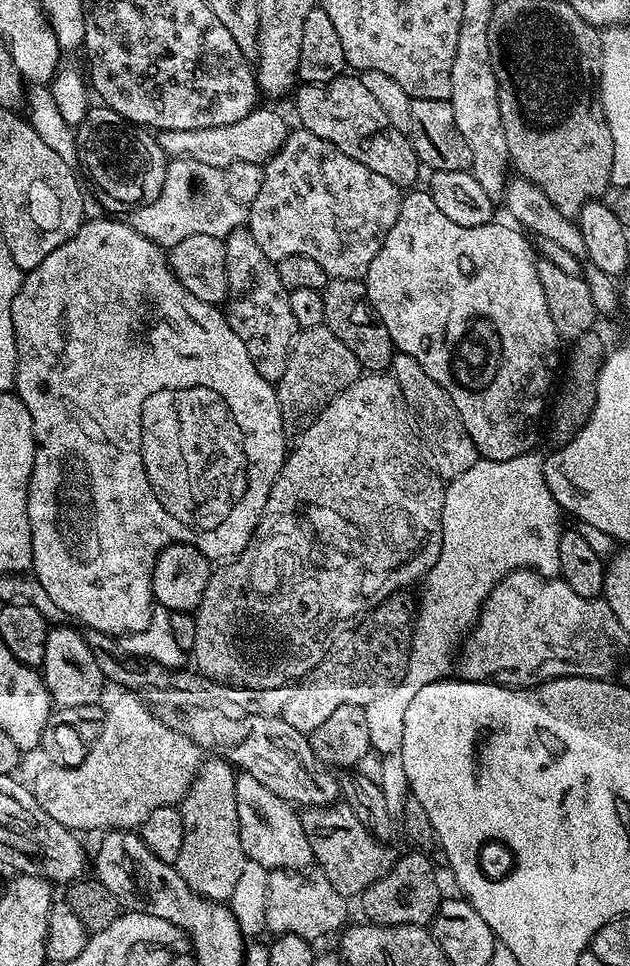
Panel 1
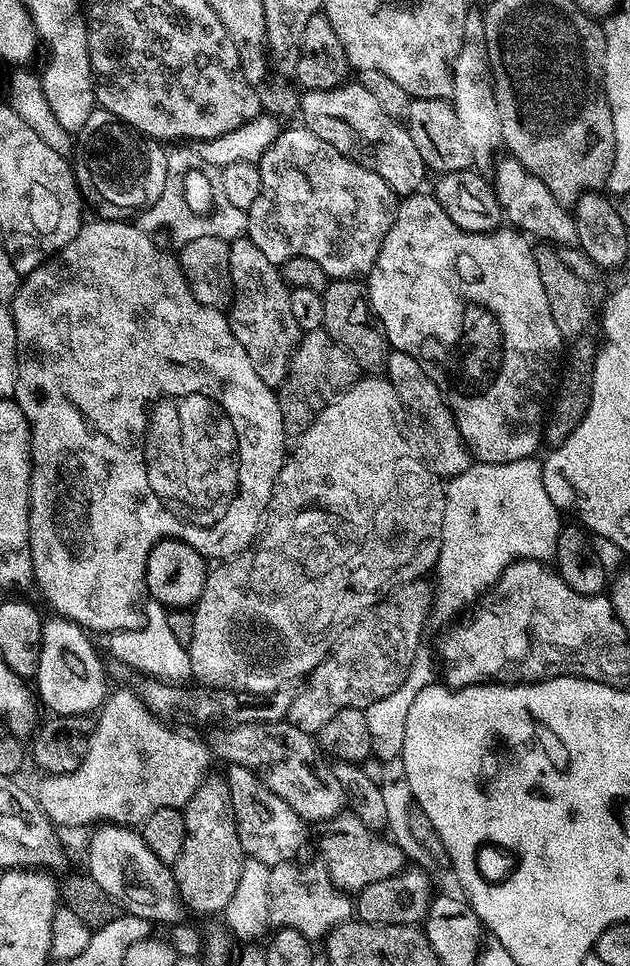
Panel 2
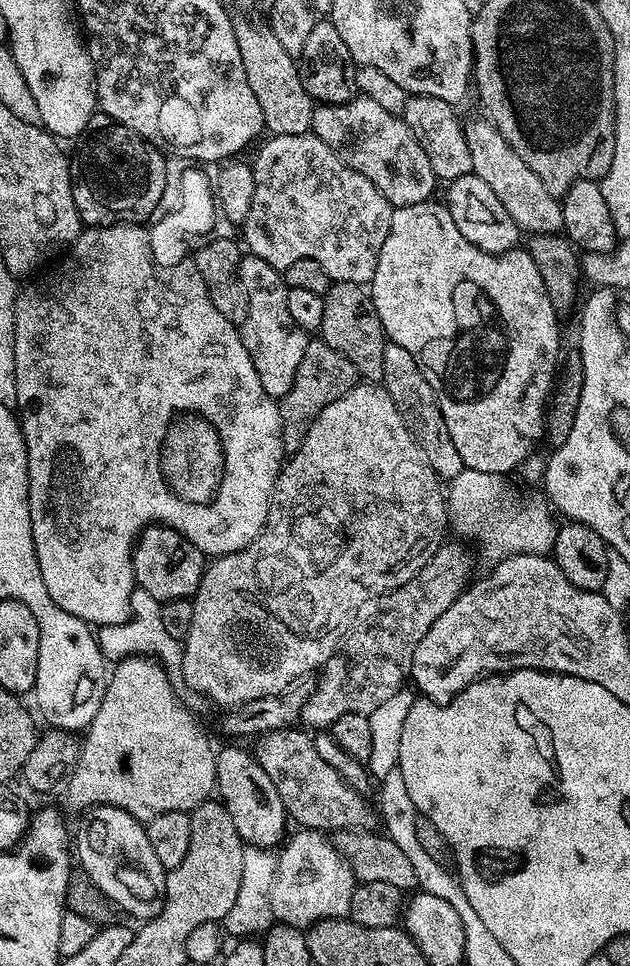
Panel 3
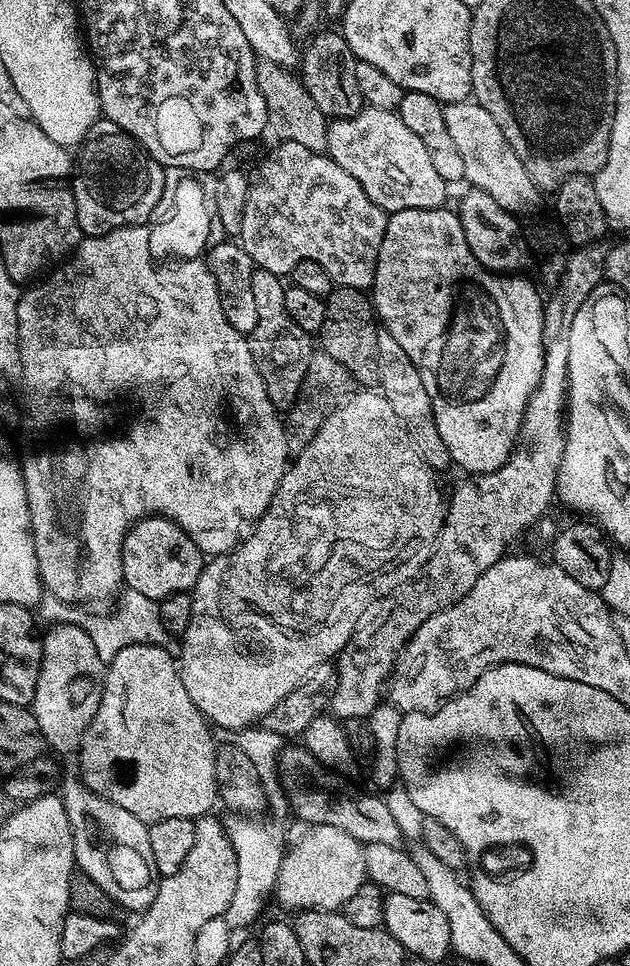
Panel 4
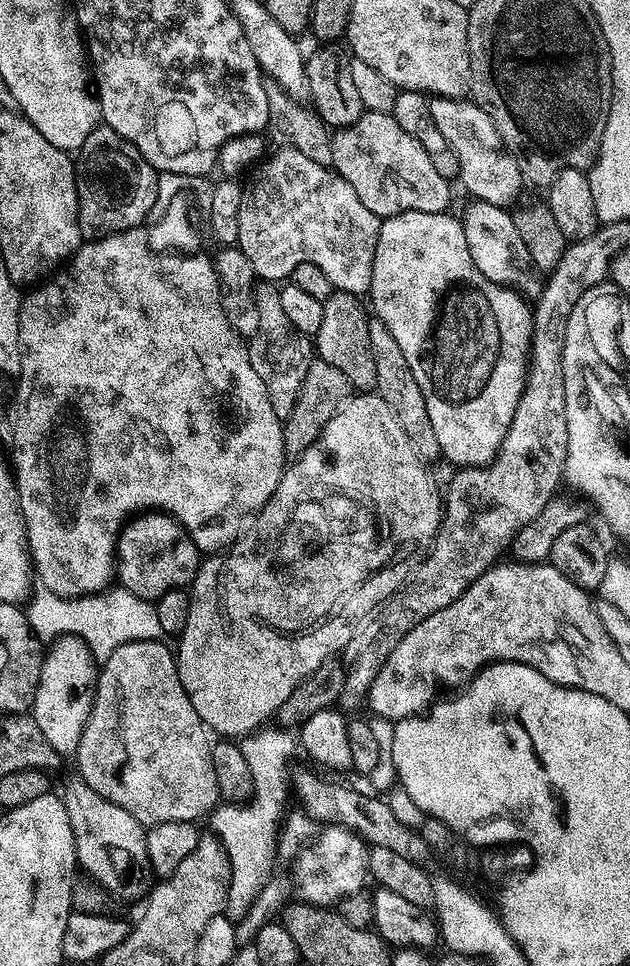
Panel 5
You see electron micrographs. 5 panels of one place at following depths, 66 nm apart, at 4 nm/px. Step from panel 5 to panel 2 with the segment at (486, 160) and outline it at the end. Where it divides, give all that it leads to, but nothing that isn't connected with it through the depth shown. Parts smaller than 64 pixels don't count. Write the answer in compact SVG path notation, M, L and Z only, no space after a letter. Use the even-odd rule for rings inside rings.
M505 156L495 161L492 185L499 200L501 213L513 223L517 231L532 237L537 241L557 247L575 247L577 245L577 230L571 211L554 194L547 189L546 184L528 170L517 159Z

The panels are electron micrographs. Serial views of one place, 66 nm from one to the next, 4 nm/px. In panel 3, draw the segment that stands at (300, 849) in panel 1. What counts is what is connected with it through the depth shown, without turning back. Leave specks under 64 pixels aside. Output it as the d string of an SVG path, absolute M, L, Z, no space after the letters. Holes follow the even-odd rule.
M222 747L217 751L215 791L245 845L272 850L285 839L284 827L290 824L289 814L284 809L282 798L278 798L278 790L274 790L274 782L270 782L264 765L256 761L251 751Z

